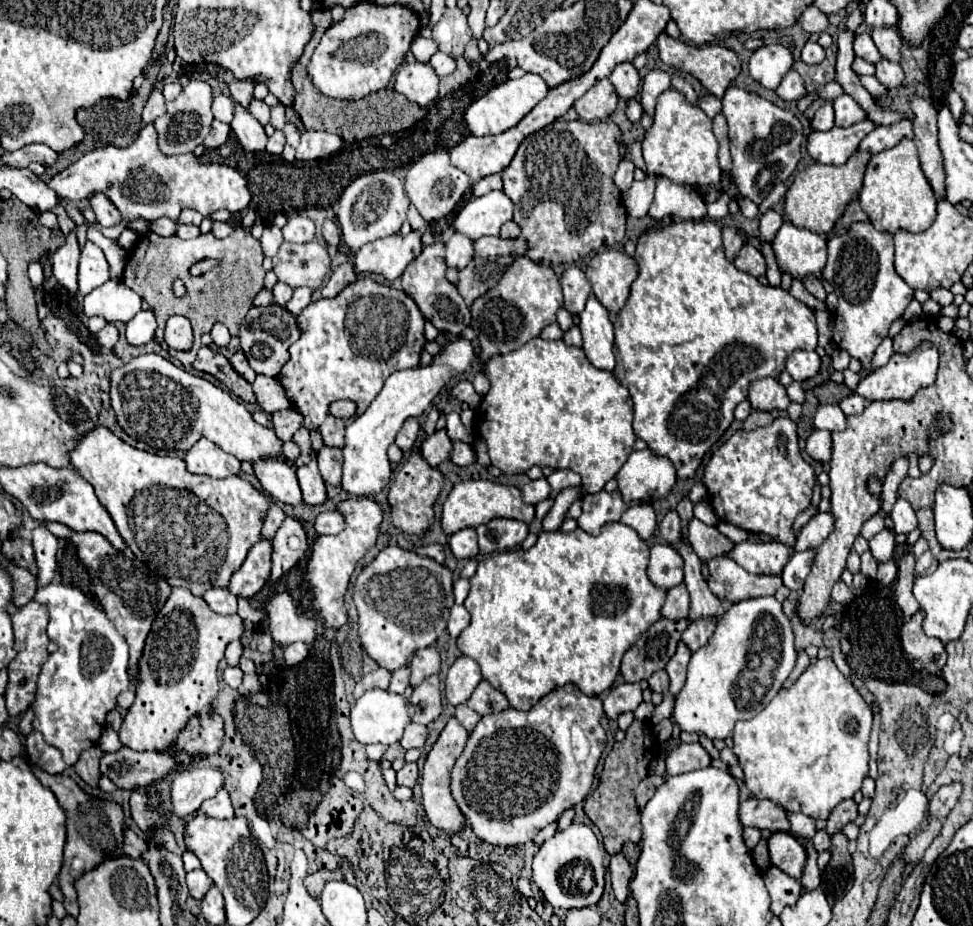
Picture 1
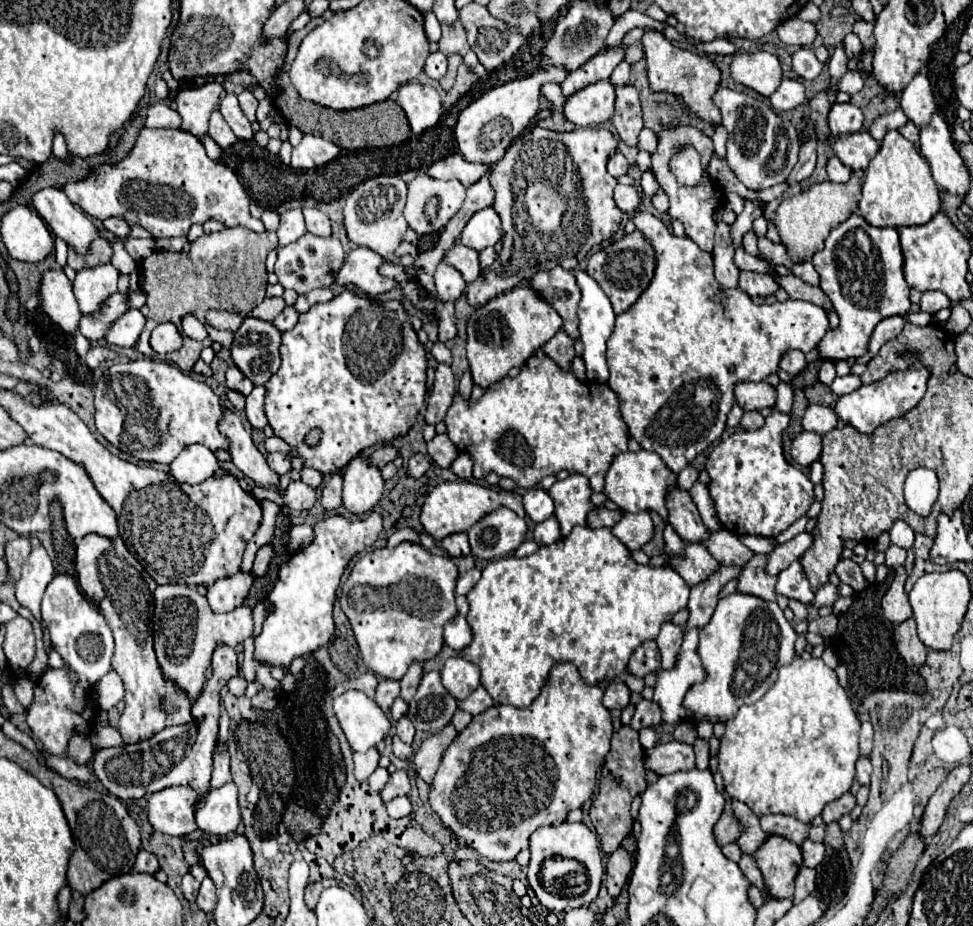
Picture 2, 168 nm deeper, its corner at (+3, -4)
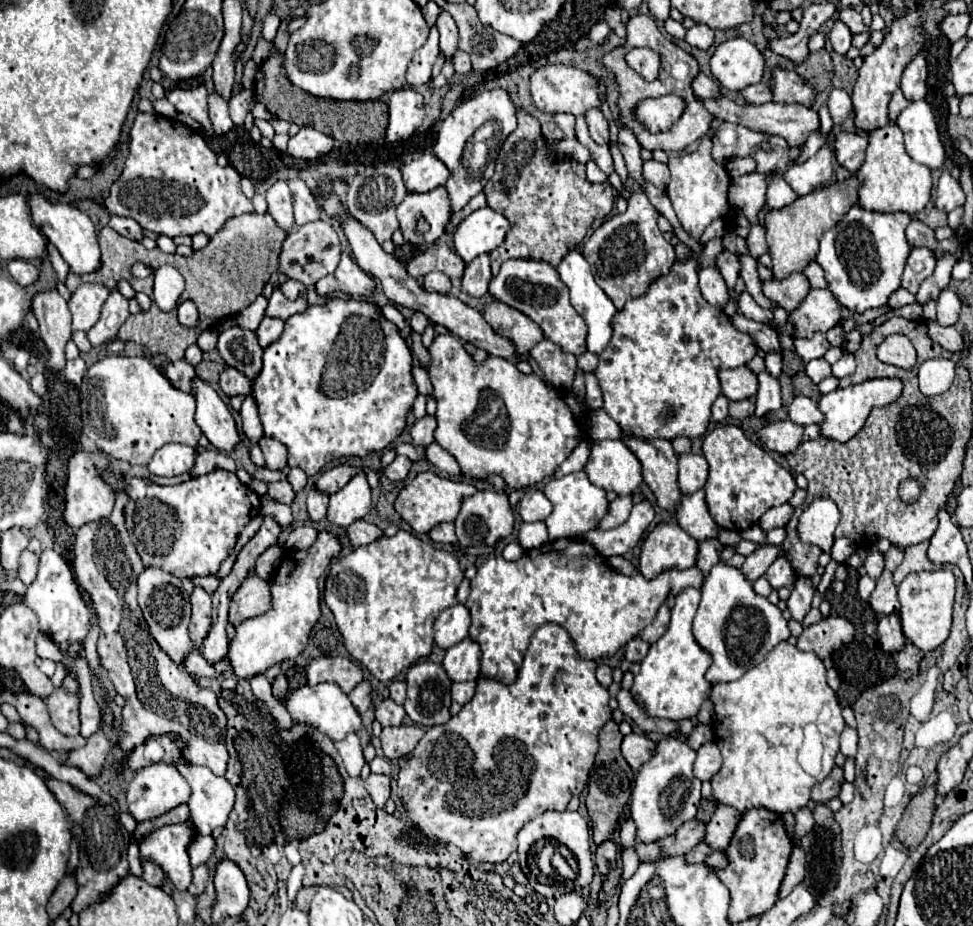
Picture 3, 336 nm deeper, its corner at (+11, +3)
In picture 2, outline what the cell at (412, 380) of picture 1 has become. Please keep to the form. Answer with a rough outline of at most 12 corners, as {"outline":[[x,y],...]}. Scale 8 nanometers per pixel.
{"outline":[[365,455],[343,475],[343,507],[369,513],[383,495],[383,477]]}

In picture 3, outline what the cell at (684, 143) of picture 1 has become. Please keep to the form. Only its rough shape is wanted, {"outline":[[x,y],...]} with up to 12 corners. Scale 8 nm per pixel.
{"outline":[[643,188],[583,244],[617,310],[675,250]]}

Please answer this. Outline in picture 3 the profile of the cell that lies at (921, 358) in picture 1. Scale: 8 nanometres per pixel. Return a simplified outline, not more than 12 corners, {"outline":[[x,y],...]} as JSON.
{"outline":[[873,378],[819,400],[821,434],[853,438],[877,406],[903,392],[899,378]]}

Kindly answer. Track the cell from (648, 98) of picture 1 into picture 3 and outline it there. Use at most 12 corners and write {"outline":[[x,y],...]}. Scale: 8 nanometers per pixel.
{"outline":[[711,138],[669,156],[667,196],[683,228],[701,238],[729,206],[729,174]]}

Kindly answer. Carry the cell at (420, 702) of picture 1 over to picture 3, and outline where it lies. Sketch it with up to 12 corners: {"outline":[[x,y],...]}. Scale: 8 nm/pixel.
{"outline":[[431,660],[409,668],[403,706],[431,728],[451,718],[451,680]]}

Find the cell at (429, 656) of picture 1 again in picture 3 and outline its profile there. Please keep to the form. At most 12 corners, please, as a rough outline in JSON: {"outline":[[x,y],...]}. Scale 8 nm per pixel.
{"outline":[[395,680],[389,686],[391,698],[403,704],[407,684]]}

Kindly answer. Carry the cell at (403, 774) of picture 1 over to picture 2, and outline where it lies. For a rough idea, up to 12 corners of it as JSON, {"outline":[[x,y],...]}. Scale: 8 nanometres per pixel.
{"outline":[[395,771],[387,785],[379,791],[389,803],[399,795],[407,795],[407,771]]}

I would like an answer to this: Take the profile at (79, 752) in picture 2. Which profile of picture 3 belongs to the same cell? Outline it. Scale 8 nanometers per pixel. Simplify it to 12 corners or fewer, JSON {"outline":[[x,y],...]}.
{"outline":[[57,688],[47,698],[53,726],[79,734],[79,696]]}

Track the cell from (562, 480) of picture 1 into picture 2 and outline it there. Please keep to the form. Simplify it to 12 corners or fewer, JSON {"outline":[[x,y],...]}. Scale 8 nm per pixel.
{"outline":[[575,473],[549,489],[563,537],[587,525],[593,489]]}

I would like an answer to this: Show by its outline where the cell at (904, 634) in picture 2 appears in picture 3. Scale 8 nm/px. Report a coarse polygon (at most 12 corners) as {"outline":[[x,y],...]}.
{"outline":[[897,614],[883,616],[877,634],[885,652],[905,648]]}

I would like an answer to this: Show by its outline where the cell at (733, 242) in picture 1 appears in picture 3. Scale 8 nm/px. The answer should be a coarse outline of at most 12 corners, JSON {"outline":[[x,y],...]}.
{"outline":[[701,268],[699,288],[707,302],[723,308],[729,300],[721,272]]}

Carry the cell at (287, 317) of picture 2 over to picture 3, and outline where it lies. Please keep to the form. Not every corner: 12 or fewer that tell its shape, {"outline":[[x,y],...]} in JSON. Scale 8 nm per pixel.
{"outline":[[265,316],[257,328],[261,346],[269,346],[283,332],[279,318]]}

